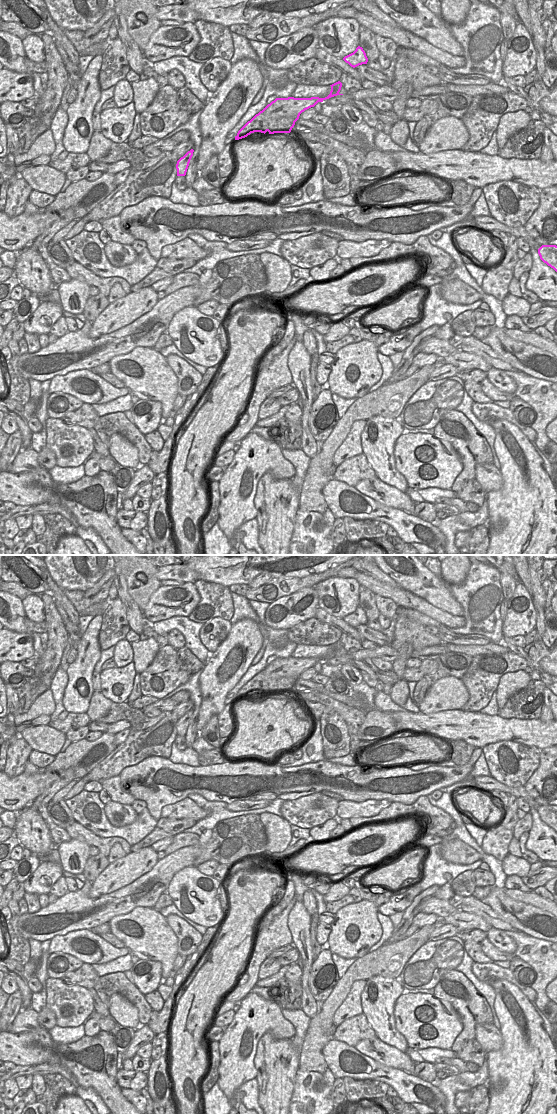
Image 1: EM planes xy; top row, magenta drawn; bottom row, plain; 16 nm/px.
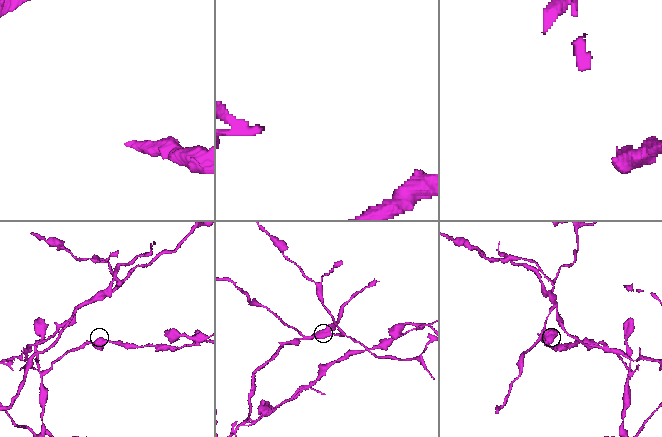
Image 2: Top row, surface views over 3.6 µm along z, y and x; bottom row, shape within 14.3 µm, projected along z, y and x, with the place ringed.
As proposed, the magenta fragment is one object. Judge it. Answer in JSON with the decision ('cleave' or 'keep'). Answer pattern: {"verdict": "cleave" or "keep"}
{"verdict": "cleave"}

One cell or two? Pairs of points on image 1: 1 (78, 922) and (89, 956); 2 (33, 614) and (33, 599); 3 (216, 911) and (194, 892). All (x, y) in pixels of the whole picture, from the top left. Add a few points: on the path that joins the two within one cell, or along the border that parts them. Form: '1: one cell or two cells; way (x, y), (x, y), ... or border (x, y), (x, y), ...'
1: two cells; border (90, 929), (77, 929), (57, 935)
2: one cell; way (33, 610), (33, 603)
3: one cell; way (211, 909), (199, 897)

